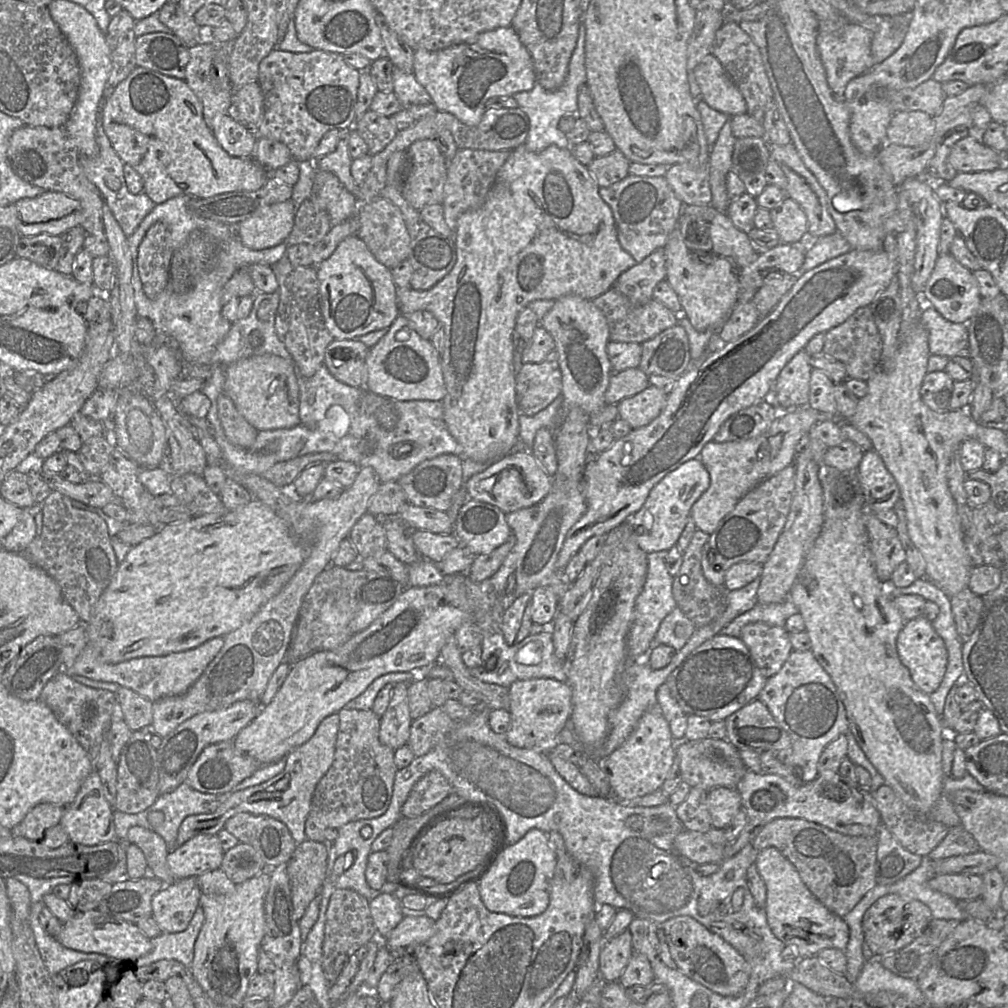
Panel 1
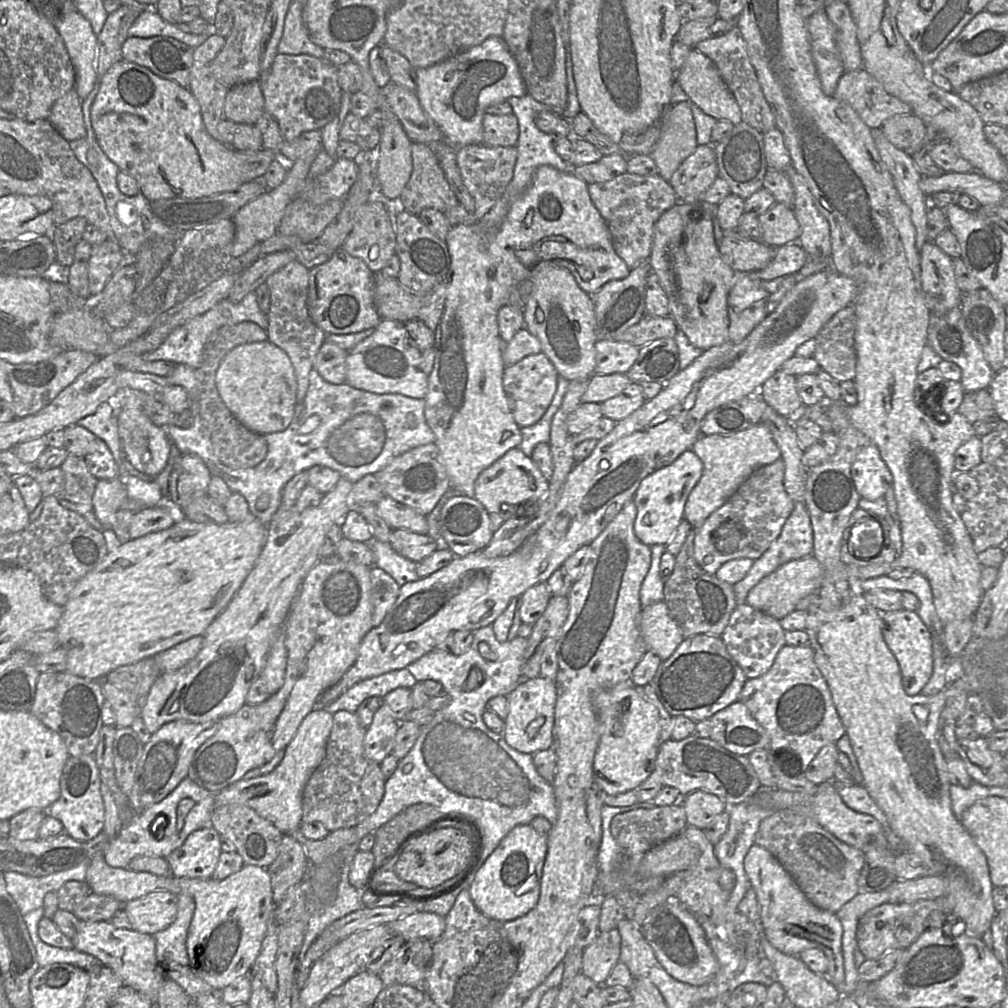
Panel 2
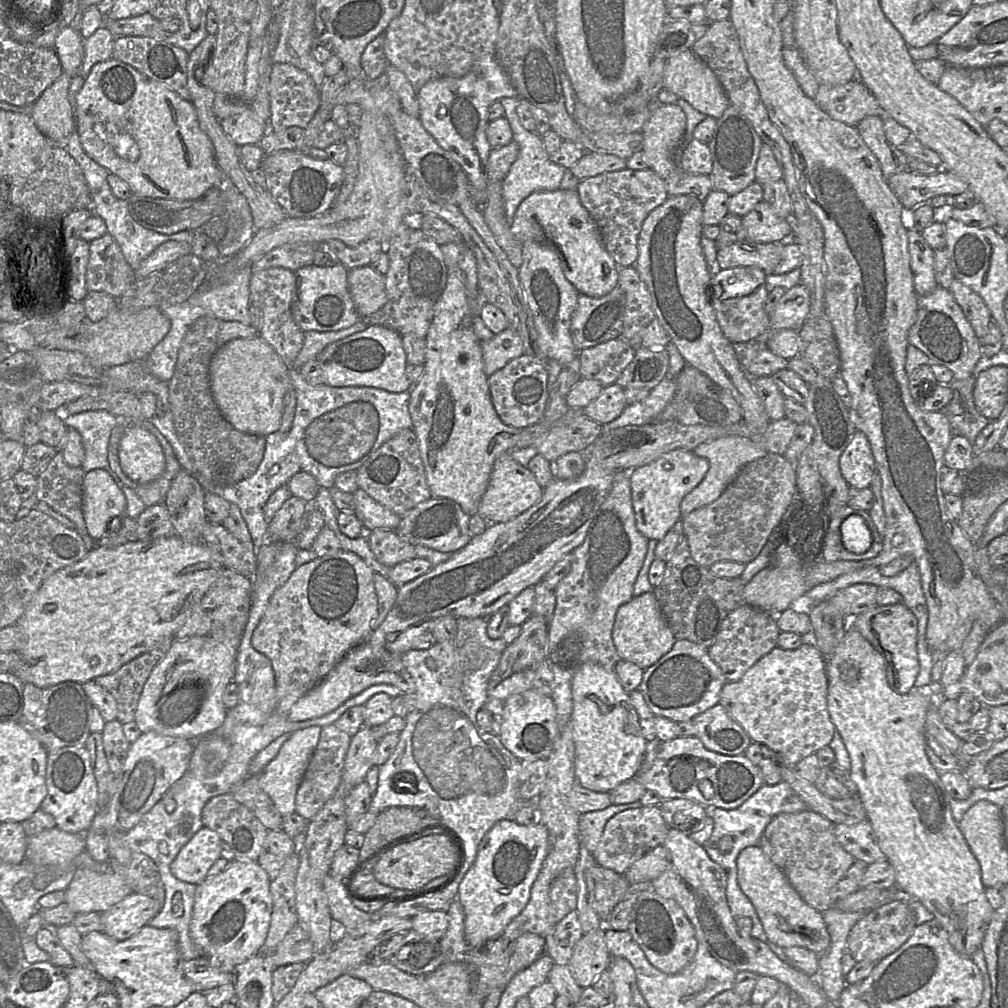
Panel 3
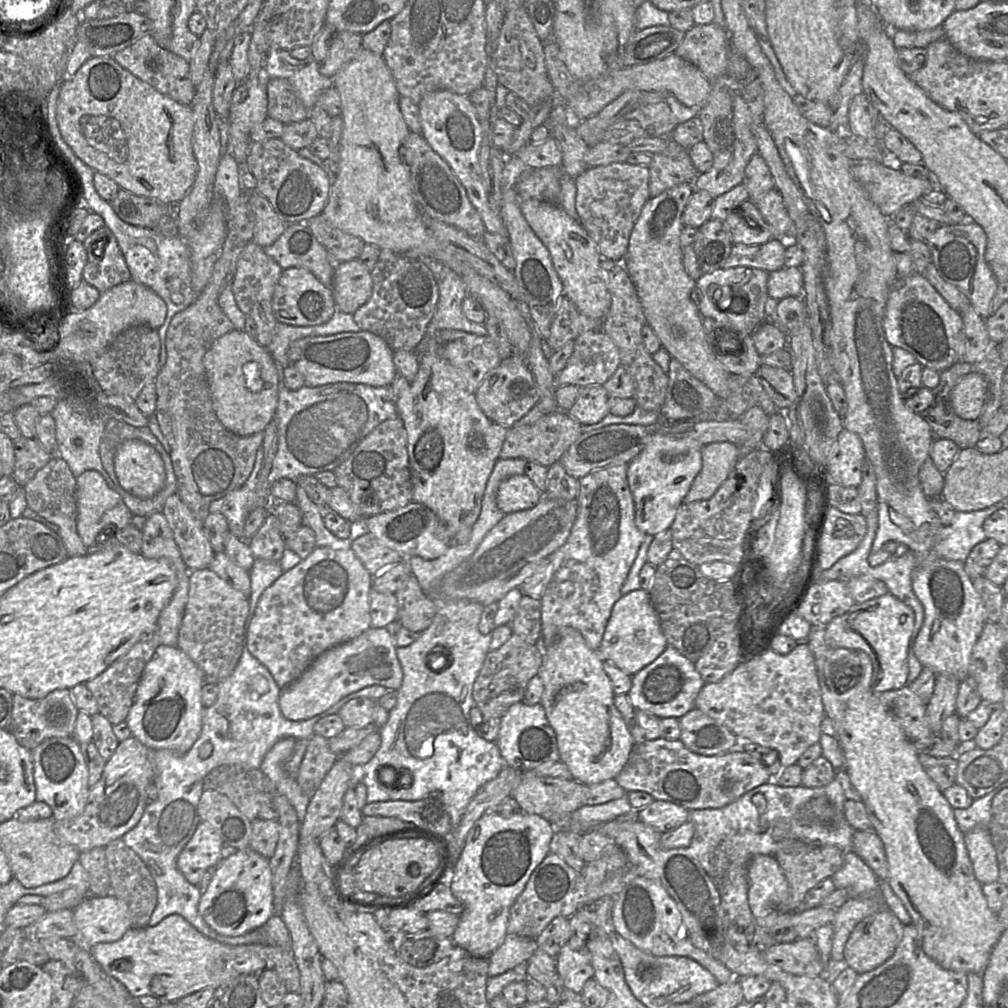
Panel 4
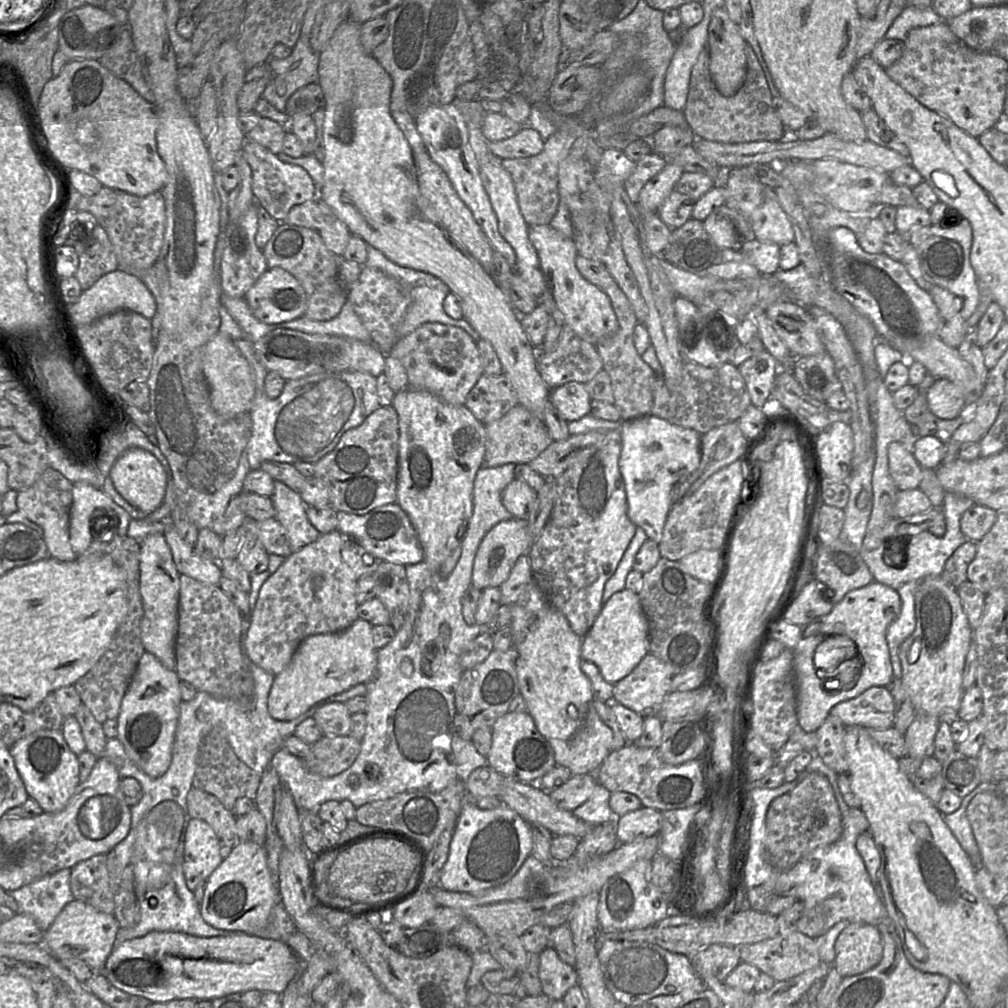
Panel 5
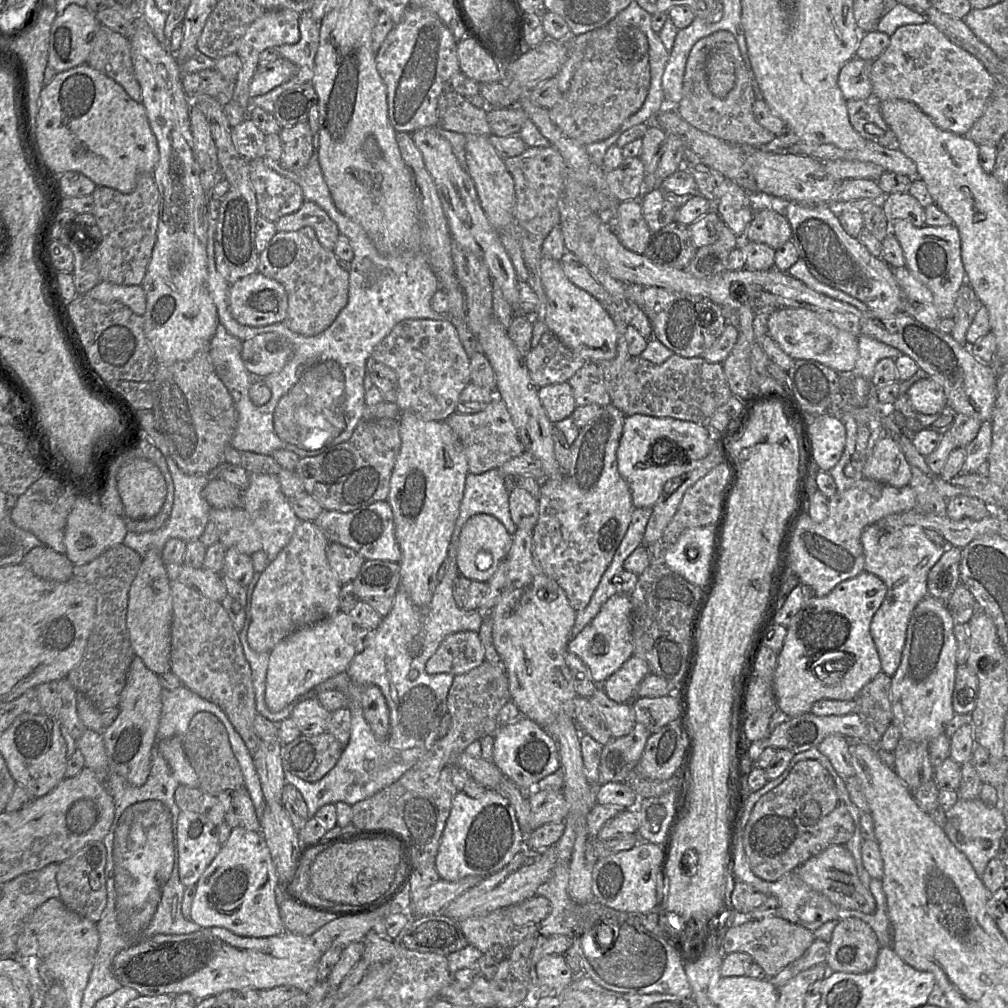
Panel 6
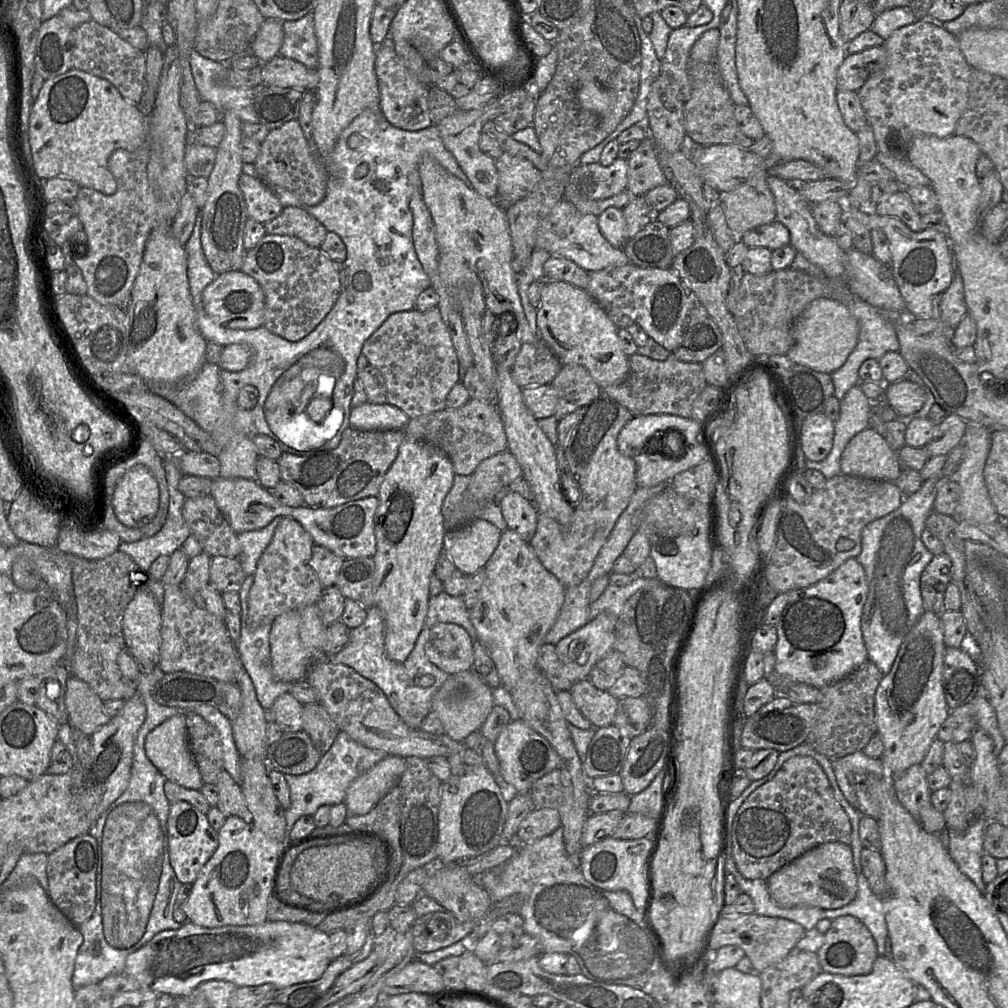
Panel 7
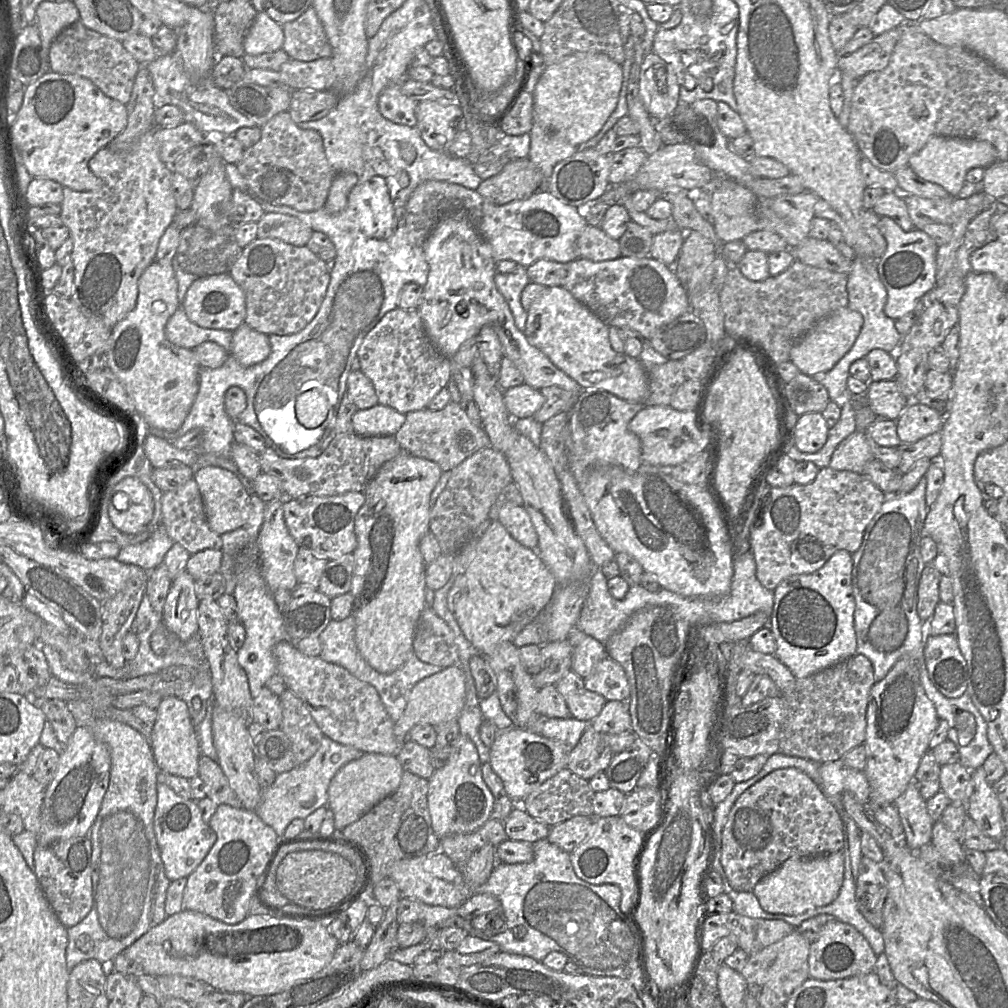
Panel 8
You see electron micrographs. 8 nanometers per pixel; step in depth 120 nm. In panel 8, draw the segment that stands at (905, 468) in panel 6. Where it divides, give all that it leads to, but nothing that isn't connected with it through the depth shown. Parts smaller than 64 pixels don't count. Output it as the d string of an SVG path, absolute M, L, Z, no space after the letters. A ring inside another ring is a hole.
M855 431L838 445L829 467L863 474L865 465L874 459L874 447L877 446L864 431Z

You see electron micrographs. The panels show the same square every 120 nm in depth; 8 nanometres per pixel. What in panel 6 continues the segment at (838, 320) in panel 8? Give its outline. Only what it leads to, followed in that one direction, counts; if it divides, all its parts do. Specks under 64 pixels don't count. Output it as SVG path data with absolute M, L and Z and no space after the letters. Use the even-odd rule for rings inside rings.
M777 308L768 318L767 330L768 335L780 348L795 360L815 360L837 371L841 376L851 373L855 367L858 357L858 337L837 328L811 310Z

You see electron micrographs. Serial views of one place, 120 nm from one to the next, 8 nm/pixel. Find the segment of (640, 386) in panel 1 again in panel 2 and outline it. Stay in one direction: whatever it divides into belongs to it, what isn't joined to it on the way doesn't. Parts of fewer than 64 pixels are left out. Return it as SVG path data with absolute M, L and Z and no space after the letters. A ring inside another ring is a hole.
M626 374L596 375L588 380L587 389L581 396L581 403L598 403L619 395L631 380Z

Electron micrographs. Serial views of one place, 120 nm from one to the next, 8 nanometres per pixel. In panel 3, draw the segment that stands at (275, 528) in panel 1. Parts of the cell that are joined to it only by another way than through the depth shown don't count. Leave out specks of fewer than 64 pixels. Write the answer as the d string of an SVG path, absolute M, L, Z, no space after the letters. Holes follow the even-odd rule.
M175 534L149 541L137 540L116 547L94 547L84 559L52 573L26 604L23 615L15 623L21 627L25 635L25 644L18 651L22 659L21 666L12 673L15 673L24 684L31 683L39 688L47 688L66 681L78 683L93 681L99 676L118 670L129 661L152 650L165 639L175 639L177 631L184 625L201 598L218 578L220 568L224 567L215 562L211 552L203 543L190 542Z

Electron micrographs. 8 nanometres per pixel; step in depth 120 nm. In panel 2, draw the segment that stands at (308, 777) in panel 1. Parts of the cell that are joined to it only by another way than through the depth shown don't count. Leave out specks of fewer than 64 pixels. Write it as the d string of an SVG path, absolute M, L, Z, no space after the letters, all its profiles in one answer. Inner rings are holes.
M316 708L301 722L288 744L284 758L270 773L248 780L241 779L215 794L215 807L239 804L252 808L271 821L283 834L297 831L302 823L302 797L313 772L326 755L326 746L333 726L333 714L325 708Z

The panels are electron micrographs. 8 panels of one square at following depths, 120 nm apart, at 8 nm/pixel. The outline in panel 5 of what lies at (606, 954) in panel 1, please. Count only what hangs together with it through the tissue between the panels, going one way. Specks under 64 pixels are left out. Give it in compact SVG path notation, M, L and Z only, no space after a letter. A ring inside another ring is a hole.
M552 947L540 953L539 978L543 994L551 1000L561 1000L578 981L578 973L574 966L562 961Z

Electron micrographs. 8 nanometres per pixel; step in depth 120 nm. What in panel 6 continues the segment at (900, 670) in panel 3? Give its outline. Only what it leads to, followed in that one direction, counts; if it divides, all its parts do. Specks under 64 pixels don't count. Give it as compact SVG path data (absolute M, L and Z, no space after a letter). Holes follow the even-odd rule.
M864 570L857 576L840 582L826 596L815 596L806 601L787 627L772 679L780 711L795 717L810 713L813 704L822 699L855 699L861 689L882 671L870 624L886 593L885 583ZM817 658L819 660L814 664ZM831 661L834 663L833 668L828 665ZM822 665L827 667L828 672L832 672L831 678L823 675L824 670L821 670L821 676L817 675L816 668Z

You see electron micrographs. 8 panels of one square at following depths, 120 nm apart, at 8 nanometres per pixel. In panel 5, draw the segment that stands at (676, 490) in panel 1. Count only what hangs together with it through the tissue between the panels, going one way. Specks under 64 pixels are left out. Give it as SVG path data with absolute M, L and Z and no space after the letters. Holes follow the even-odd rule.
M652 415L623 421L619 432L622 439L619 468L625 484L628 516L646 532L648 539L660 544L674 487L699 466L702 435Z

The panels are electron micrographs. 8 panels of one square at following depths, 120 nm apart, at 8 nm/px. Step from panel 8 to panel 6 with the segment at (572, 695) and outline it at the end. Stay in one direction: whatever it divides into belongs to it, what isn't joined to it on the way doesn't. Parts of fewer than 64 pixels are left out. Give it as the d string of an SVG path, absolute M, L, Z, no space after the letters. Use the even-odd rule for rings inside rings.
M601 687L589 697L591 704L601 713L613 738L629 734L635 724L631 703L618 703L609 698Z

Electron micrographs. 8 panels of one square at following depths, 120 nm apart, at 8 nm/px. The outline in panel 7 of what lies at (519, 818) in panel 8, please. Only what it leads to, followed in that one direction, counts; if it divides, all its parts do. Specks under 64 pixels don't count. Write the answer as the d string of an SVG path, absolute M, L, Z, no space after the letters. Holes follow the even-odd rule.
M536 809L521 821L516 835L522 844L529 844L551 835L561 826L561 818L557 810Z

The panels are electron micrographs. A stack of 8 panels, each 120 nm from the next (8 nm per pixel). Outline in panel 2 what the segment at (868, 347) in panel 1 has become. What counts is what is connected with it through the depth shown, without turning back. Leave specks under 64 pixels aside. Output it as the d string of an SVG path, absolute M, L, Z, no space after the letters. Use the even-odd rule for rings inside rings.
M852 305L839 310L815 337L813 358L820 369L839 382L853 381L857 354L854 345L856 314Z

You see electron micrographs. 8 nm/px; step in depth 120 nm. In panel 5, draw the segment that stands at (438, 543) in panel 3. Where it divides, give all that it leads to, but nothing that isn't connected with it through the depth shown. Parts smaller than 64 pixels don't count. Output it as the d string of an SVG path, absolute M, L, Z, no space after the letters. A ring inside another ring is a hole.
M387 504L364 515L337 512L338 530L357 541L375 557L404 566L424 562L424 552L406 512L398 504Z

